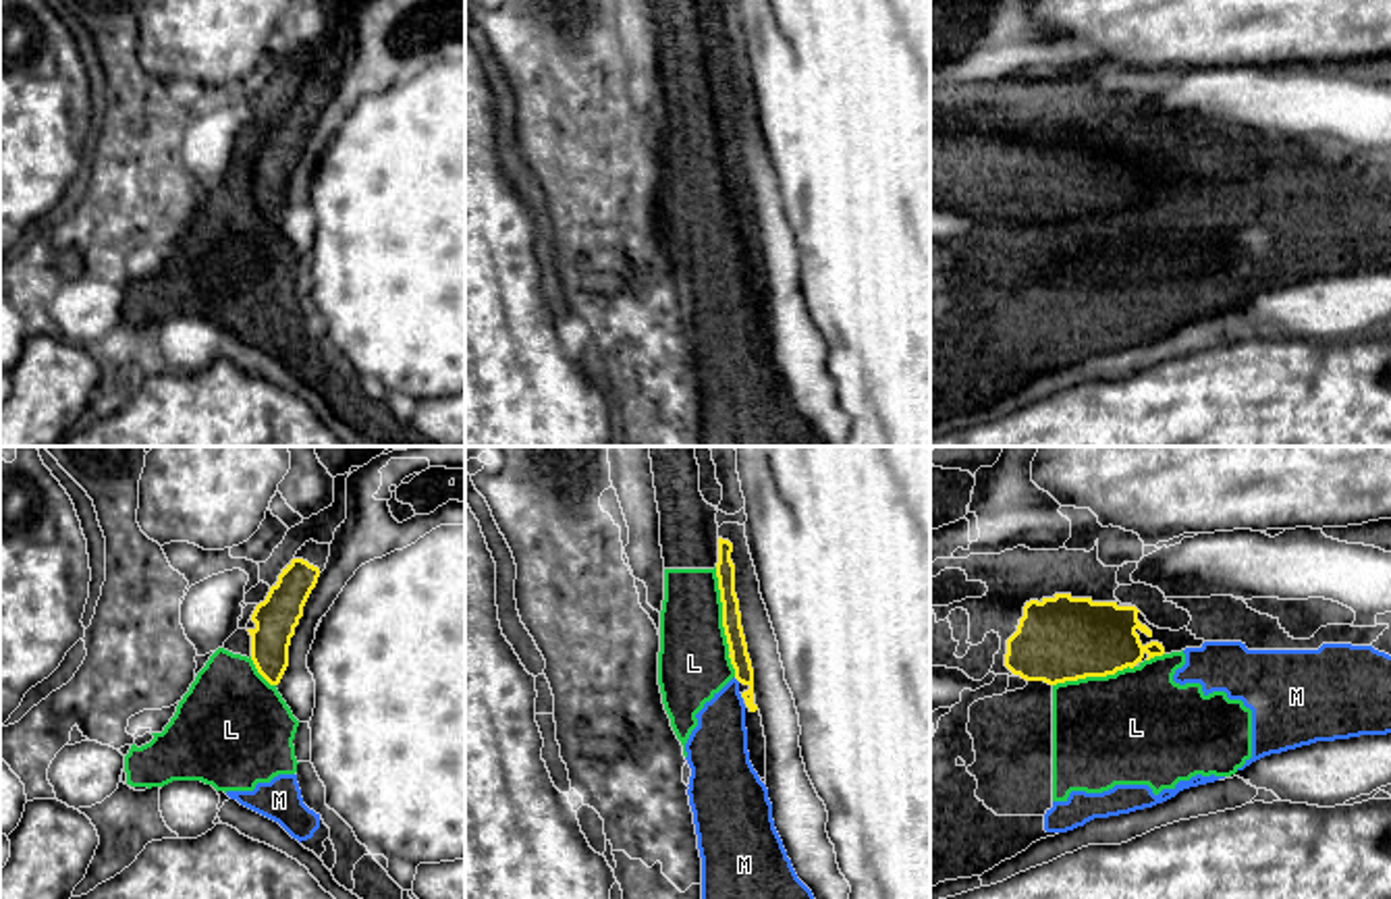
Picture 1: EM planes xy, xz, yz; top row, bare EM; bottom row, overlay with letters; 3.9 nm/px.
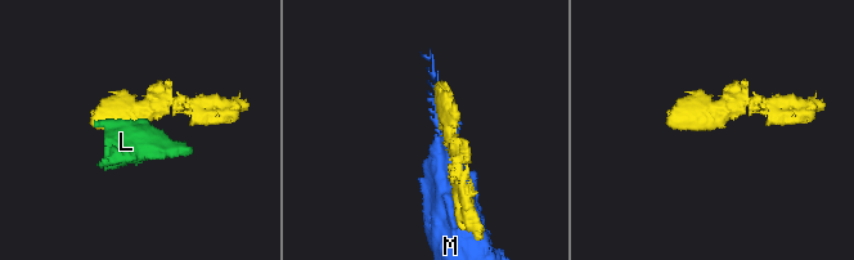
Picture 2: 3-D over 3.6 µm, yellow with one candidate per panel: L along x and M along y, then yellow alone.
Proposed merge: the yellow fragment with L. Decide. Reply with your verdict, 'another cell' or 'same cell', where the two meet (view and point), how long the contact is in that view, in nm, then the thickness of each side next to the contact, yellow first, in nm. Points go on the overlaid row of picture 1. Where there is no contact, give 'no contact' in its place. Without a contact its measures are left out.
another cell | xz (723, 609) | 340 nm | 80/280 nm

